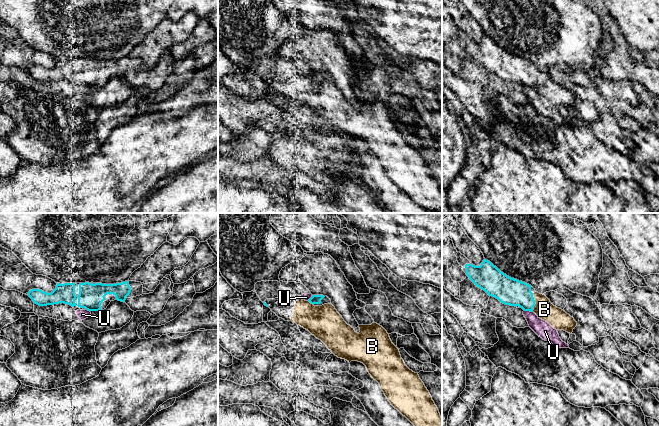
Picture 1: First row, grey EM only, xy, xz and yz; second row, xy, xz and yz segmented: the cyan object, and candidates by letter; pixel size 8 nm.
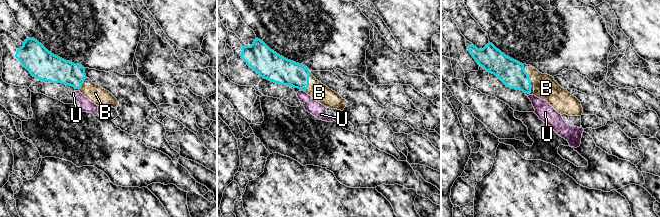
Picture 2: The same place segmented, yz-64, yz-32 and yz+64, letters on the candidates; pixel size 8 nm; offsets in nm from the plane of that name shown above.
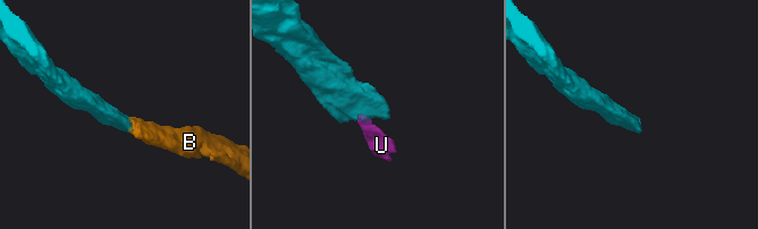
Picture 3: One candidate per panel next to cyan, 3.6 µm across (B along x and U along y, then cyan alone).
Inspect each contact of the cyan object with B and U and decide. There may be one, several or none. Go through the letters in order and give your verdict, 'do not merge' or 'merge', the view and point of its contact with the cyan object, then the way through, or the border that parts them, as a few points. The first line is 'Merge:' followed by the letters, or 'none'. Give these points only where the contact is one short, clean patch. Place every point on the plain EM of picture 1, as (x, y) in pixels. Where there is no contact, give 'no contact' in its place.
Merge: B
B: merge | yz (534, 76) | across yz (509, 67), (534, 76), (544, 85)
U: do not merge | yz (528, 86)

